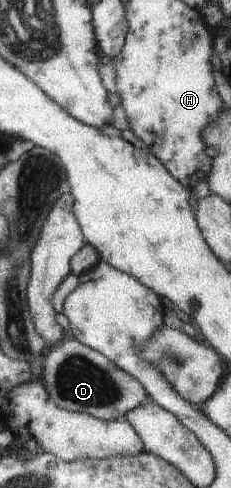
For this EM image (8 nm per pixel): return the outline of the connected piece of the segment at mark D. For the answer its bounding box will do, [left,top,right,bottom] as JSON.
[40,335,149,421]

